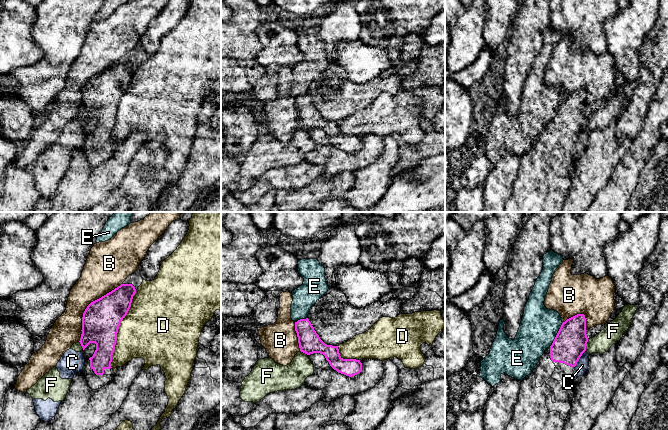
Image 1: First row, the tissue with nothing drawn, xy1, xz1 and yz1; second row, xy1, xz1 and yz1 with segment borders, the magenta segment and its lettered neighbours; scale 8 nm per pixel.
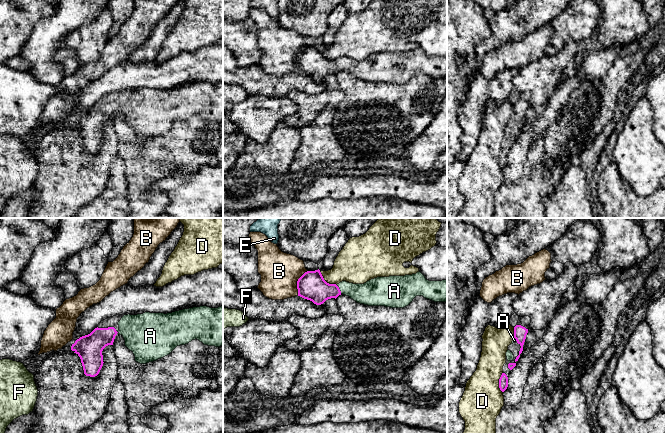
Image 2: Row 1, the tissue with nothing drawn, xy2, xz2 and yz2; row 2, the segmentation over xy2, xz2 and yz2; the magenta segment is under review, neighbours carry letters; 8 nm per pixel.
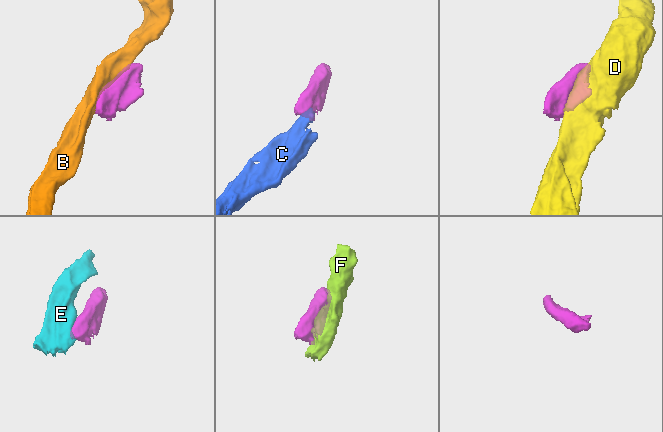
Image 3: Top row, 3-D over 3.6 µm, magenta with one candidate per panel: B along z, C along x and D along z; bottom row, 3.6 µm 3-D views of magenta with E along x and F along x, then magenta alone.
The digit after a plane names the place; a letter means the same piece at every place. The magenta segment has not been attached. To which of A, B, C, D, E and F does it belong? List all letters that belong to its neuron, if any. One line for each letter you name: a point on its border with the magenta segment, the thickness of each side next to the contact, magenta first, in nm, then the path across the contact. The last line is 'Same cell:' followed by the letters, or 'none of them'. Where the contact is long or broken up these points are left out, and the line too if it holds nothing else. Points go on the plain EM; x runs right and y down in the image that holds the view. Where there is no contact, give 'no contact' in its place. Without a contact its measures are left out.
A: meets magenta in xz2 at (339, 65); 220 nm thick on the magenta side, 190 nm on the other; runs through xz2 (311, 61), (316, 65), (339, 65), (369, 69)
Same cell: A

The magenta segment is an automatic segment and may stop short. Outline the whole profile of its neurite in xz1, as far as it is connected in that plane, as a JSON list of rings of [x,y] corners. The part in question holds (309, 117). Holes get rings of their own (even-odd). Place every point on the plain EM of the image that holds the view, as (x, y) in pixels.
[[[308,94],[295,98],[295,107],[301,128],[307,131],[313,129],[323,130],[334,146],[349,153],[355,152],[362,147],[360,136],[343,135],[340,132],[338,122],[325,120]]]

